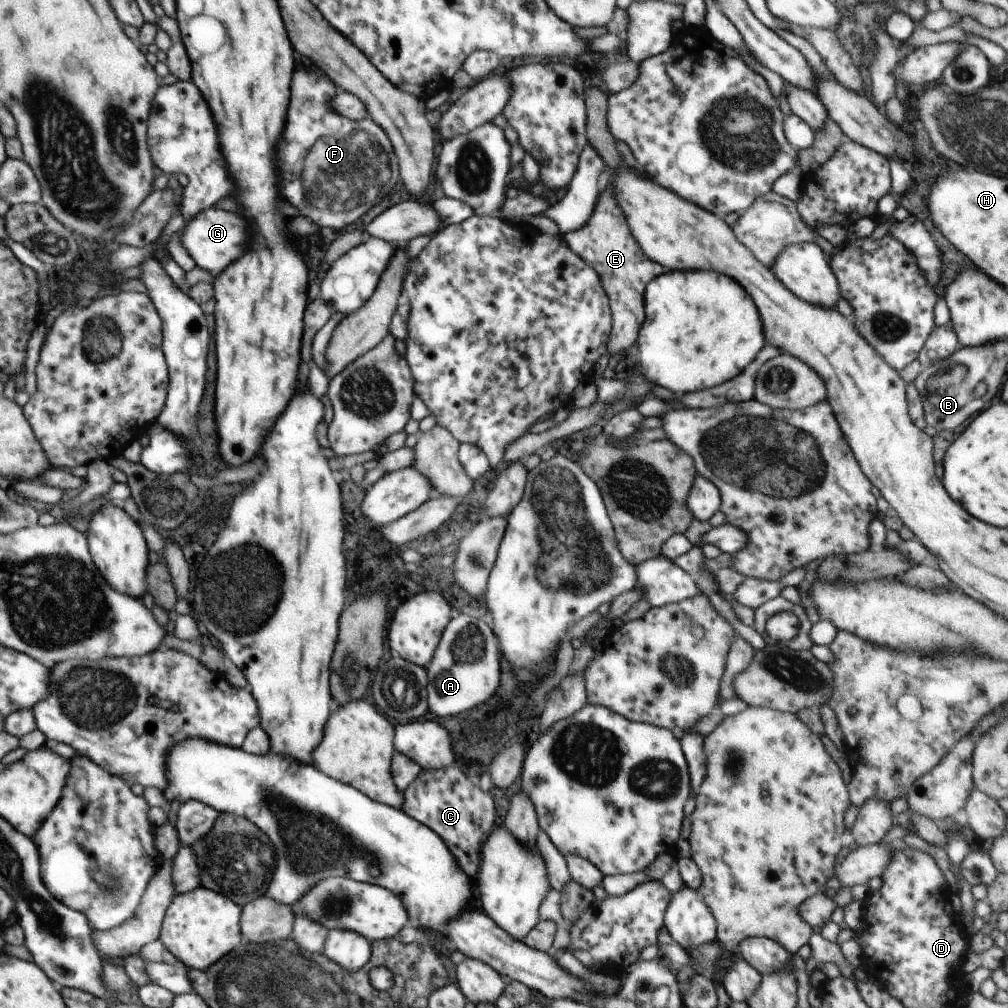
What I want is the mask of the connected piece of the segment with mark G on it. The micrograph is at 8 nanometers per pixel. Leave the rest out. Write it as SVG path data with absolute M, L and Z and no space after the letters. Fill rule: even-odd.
M211 207L202 210L200 214L196 214L192 220L185 223L184 228L179 231L180 238L177 239L179 244L188 250L188 254L197 266L207 270L213 276L220 275L220 272L230 262L234 262L236 258L240 258L246 252L250 224L246 218L242 220L242 216L238 212L225 212ZM242 224L244 224L244 230L242 230Z

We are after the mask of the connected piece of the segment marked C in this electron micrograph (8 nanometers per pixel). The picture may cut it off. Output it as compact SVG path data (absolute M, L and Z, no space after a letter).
M452 764L448 768L422 769L403 796L401 810L436 832L464 874L474 878L481 870L482 848L496 820L495 804L489 792L481 790L477 782L470 780L459 767Z

